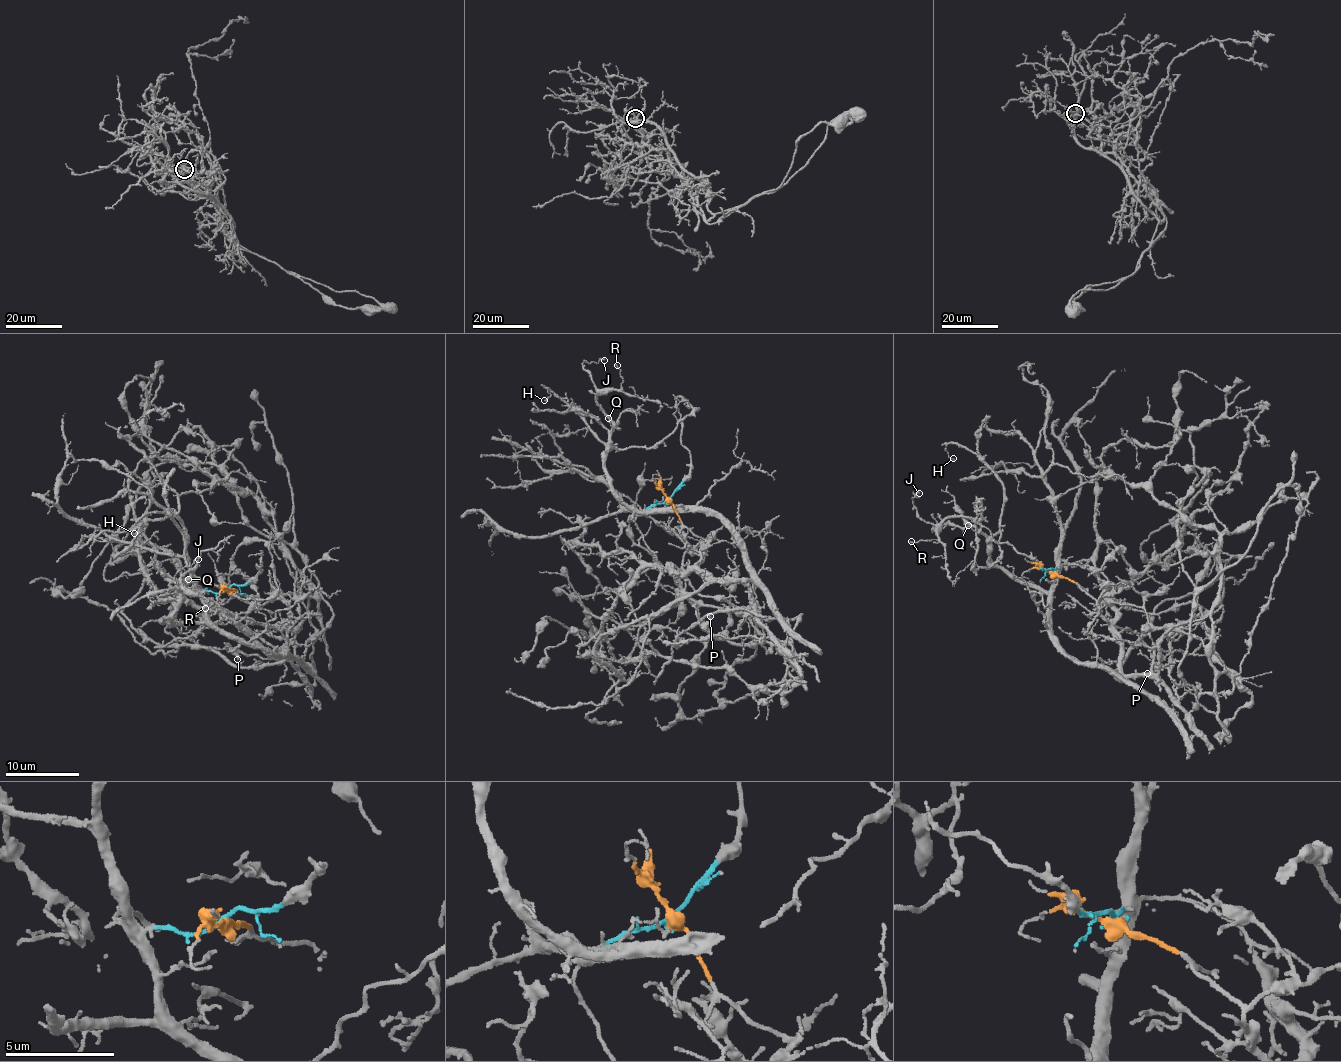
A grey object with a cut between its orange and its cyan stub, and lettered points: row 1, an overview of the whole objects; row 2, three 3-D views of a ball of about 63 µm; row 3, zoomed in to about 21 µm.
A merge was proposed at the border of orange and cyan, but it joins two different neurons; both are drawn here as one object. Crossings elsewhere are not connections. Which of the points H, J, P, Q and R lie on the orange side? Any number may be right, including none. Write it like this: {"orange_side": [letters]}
{"orange_side": ["P"]}

